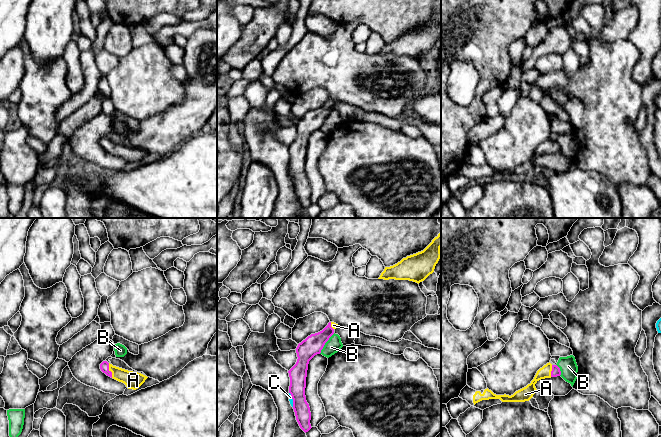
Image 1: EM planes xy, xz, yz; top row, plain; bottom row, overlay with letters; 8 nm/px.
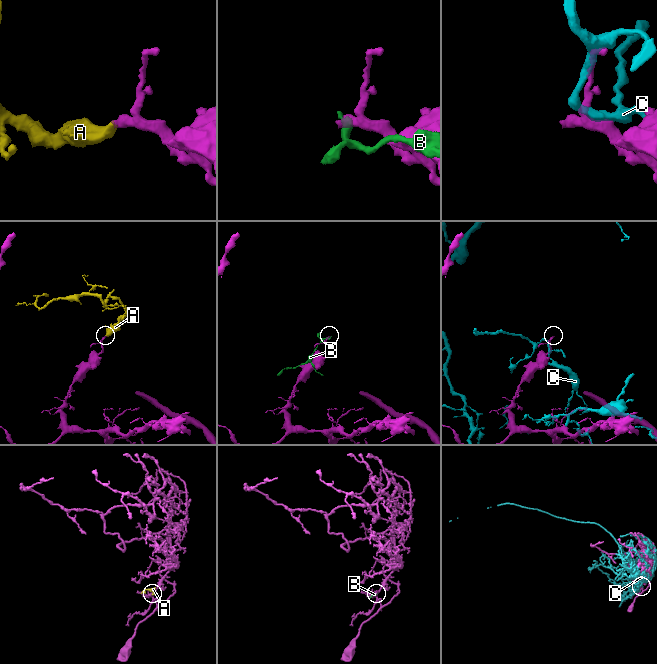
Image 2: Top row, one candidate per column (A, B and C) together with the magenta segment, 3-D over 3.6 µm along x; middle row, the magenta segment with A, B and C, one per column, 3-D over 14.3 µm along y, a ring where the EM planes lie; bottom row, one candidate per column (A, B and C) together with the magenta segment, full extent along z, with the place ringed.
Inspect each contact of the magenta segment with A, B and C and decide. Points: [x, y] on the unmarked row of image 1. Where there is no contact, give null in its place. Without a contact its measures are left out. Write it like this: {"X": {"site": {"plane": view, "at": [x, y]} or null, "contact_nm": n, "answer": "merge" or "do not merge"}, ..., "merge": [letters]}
{"A": {"site": {"plane": "xy", "at": [108, 146]}, "contact_nm": 120, "answer": "merge"}, "B": {"site": {"plane": "xz", "at": [325, 118]}, "contact_nm": 200, "answer": "do not merge"}, "C": {"site": {"plane": "xz", "at": [292, 174]}, "contact_nm": 120, "answer": "do not merge"}, "merge": ["A"]}

